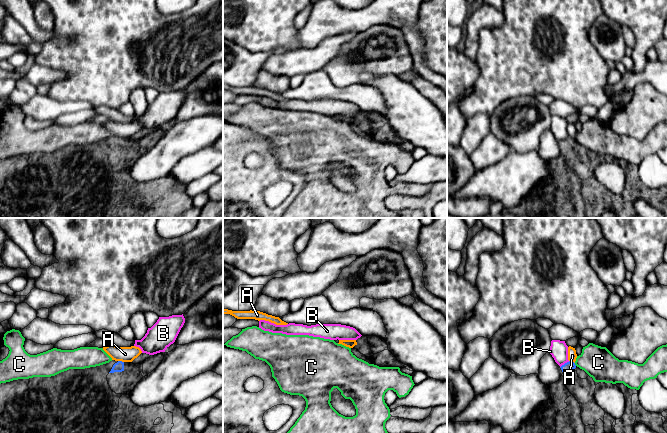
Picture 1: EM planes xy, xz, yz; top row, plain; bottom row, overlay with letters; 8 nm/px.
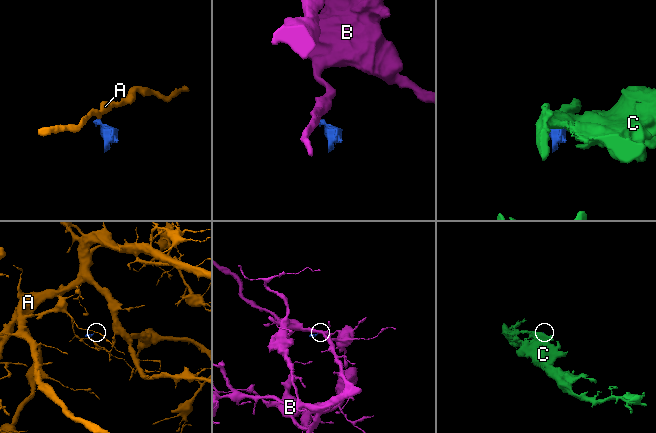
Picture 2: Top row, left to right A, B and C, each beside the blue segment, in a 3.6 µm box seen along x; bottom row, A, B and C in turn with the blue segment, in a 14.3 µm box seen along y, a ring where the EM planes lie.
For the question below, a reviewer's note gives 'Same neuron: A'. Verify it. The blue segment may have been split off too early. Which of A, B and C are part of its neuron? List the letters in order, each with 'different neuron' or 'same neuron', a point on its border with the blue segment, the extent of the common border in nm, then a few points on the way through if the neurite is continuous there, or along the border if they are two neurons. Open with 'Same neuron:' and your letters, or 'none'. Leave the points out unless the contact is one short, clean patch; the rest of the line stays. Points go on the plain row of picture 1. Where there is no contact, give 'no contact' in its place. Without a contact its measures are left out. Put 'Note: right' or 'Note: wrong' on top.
Note: wrong
Same neuron: none
A: different neuron | xy (121, 137) | 50 nm | along xy (118, 136), (123, 138)
B: different neuron | yz (565, 139) | 90 nm | along yz (569, 137), (560, 143)
C: different neuron | yz (574, 140) | 30 nm

